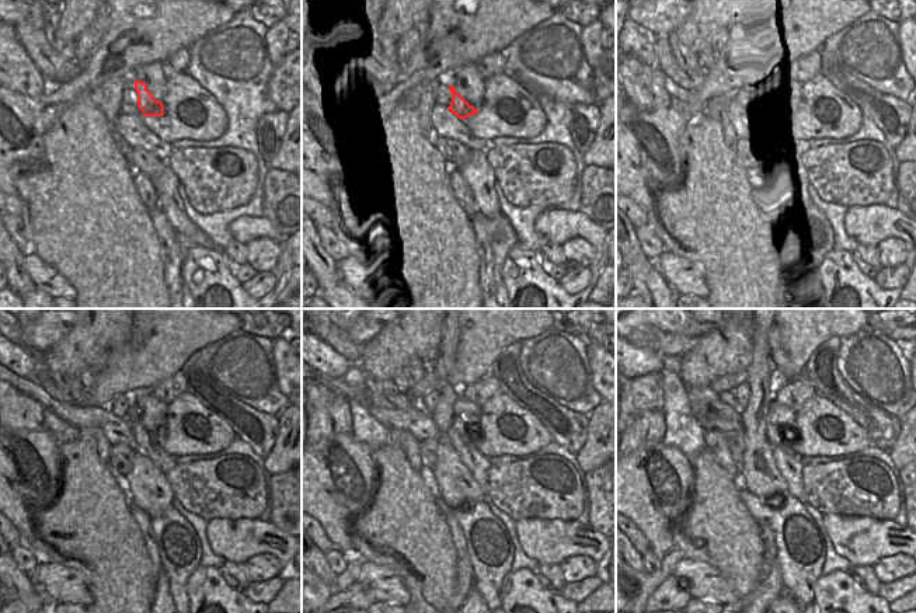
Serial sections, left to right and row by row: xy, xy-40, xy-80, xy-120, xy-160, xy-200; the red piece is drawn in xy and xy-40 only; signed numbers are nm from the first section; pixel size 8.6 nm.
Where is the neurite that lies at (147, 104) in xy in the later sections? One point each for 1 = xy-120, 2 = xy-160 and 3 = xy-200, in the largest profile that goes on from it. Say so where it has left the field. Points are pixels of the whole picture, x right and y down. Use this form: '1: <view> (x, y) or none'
1: xy-120 (143, 442)
2: xy-160 (473, 459)
3: xy-200 (790, 466)

